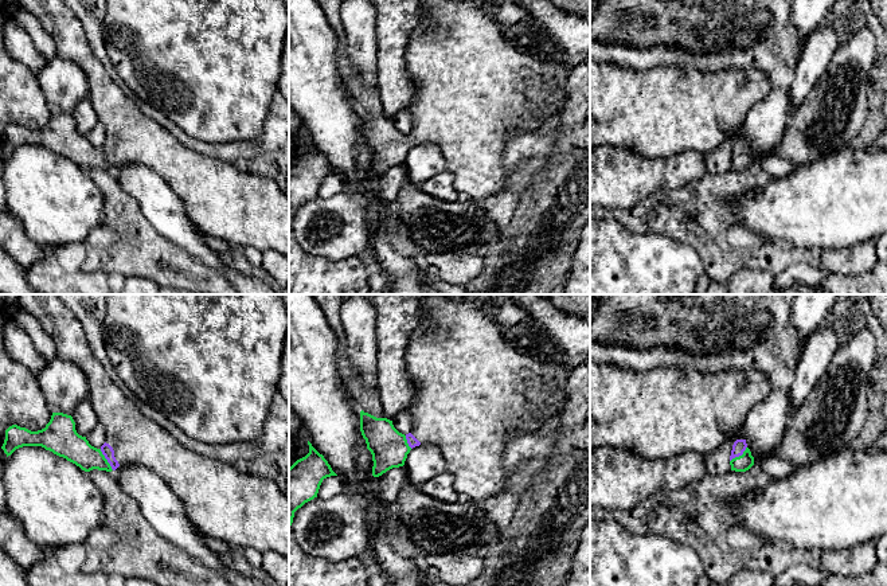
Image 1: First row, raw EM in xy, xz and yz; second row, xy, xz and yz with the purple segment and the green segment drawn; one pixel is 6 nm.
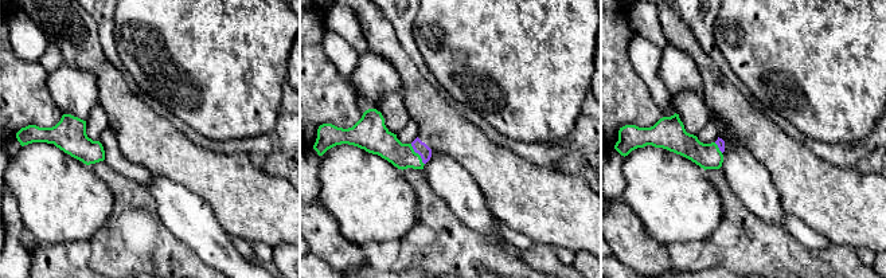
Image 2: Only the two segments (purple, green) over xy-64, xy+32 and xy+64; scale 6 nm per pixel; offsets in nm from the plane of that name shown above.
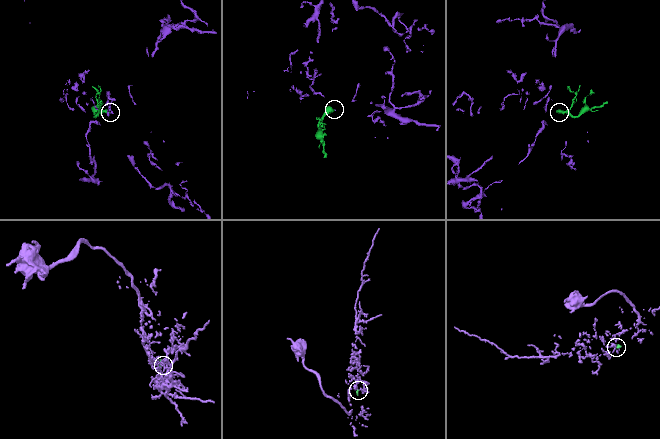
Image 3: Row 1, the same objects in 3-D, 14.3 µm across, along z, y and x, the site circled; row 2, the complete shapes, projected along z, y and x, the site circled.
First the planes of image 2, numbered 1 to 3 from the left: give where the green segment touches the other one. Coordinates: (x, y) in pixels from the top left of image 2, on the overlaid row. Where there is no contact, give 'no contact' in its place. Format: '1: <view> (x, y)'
1: no contact
2: xy+32 (418, 153)
3: xy+64 (718, 147)

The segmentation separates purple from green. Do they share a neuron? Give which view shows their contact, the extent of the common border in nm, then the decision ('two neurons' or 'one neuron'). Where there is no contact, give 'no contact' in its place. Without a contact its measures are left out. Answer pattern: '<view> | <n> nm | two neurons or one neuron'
xy | 150 nm | one neuron

